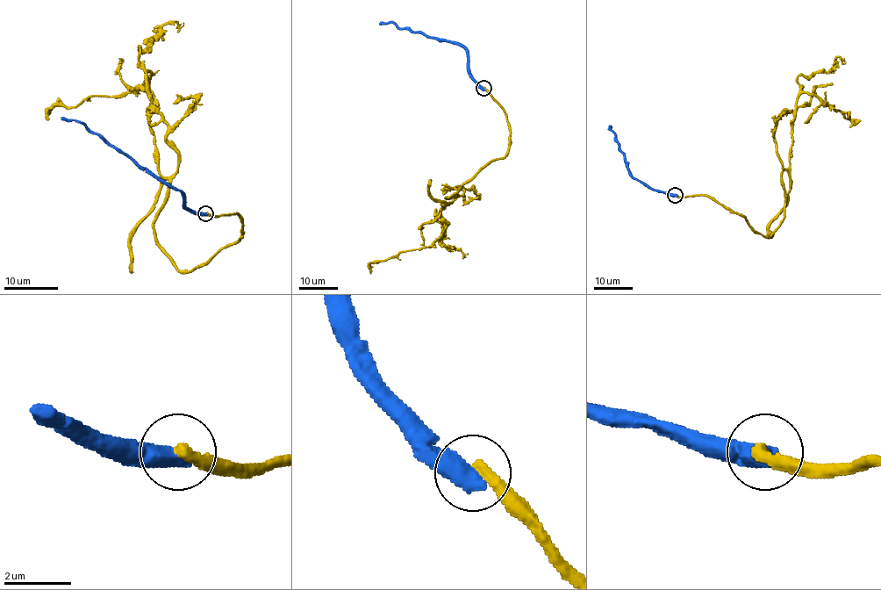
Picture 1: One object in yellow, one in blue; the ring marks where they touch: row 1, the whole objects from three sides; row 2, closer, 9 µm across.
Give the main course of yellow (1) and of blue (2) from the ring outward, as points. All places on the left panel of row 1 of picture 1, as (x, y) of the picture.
1: (206, 213), (237, 213), (242, 235), (181, 271), (156, 239), (168, 182), (148, 72), (131, 92), (49, 111)
2: (206, 213), (195, 213), (186, 205), (186, 199), (176, 190), (138, 167), (77, 121), (61, 118)

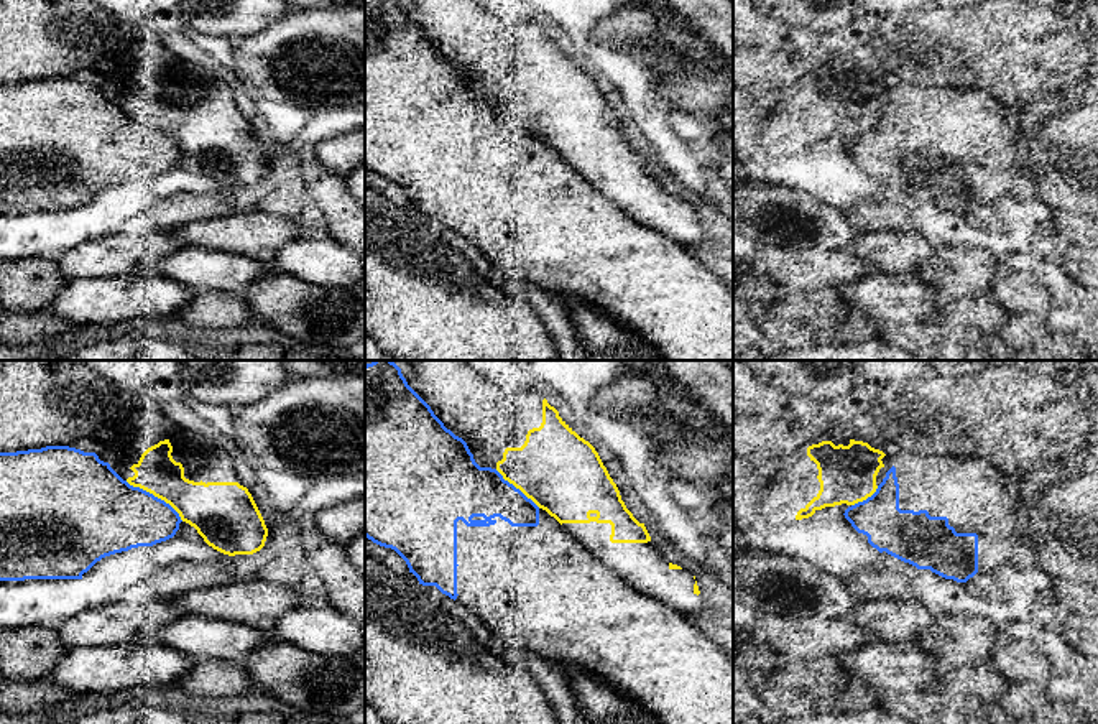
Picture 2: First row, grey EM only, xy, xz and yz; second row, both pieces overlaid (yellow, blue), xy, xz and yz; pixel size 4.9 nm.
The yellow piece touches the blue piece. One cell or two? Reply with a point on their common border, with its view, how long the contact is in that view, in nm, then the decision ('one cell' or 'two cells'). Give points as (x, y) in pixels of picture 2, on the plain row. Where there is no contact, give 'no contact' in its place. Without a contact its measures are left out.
meets yellow in xy at (155, 127); contact 340 nm long; two cells

